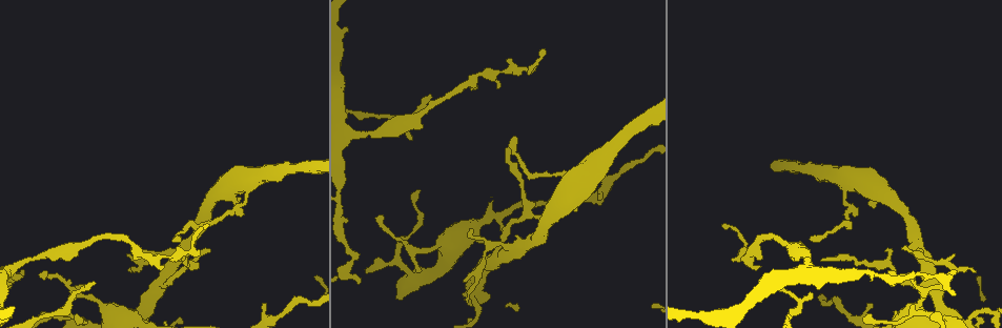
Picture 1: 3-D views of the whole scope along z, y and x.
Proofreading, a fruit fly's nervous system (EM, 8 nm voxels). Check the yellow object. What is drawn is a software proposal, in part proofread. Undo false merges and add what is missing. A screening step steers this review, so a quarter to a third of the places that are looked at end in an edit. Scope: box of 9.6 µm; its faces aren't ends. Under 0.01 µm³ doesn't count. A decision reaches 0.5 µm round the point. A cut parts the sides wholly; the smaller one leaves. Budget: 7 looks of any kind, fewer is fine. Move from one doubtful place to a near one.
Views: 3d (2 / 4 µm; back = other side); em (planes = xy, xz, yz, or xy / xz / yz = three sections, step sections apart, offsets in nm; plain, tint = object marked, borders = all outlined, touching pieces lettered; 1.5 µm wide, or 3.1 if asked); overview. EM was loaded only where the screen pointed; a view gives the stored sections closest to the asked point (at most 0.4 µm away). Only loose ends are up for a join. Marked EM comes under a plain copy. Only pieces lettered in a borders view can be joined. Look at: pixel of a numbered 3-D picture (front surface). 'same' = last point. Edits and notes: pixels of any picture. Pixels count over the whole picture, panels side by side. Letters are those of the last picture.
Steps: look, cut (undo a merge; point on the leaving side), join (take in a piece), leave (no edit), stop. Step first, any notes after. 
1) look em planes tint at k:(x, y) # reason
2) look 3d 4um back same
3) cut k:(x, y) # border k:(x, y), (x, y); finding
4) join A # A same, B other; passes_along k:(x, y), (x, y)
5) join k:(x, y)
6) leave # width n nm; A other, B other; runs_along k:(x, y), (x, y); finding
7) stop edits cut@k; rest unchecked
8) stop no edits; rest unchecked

look em planes borders at 1:(723, 225) # thin end

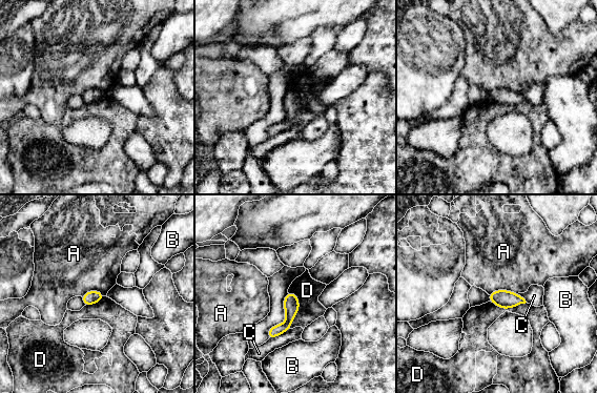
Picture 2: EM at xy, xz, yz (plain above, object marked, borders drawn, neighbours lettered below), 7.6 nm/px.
leave # A other, B other, C other, D other; runs_along 2:(289, 294), (289, 321), (270, 335); no lettered piece goes on from it

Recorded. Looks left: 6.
look em planes borders at 1:(514, 247) # abrupt turn

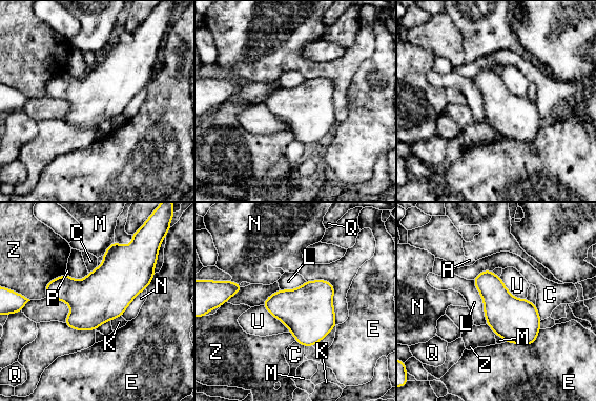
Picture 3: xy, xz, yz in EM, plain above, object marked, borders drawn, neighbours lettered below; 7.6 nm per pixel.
leave # width 320 nm; A other, C other, E other, K other, L other, M other, N other, P other, Q other, U other, Z other; border 3:(472, 279), (483, 301), (487, 323); one neuron here

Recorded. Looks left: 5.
look em planes borders at 1:(126, 253) # branch stops here

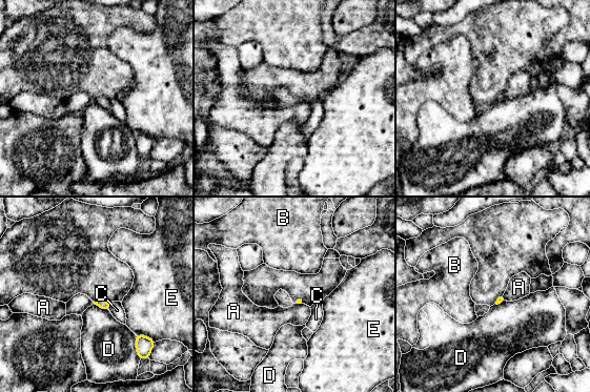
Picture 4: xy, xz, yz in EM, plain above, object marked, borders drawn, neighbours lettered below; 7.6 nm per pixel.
leave # A other, B other, C other, D other, E other; border 4:(135, 335), (135, 348), (138, 355); none of them fits

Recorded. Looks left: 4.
stop no edits; rest unchecked

